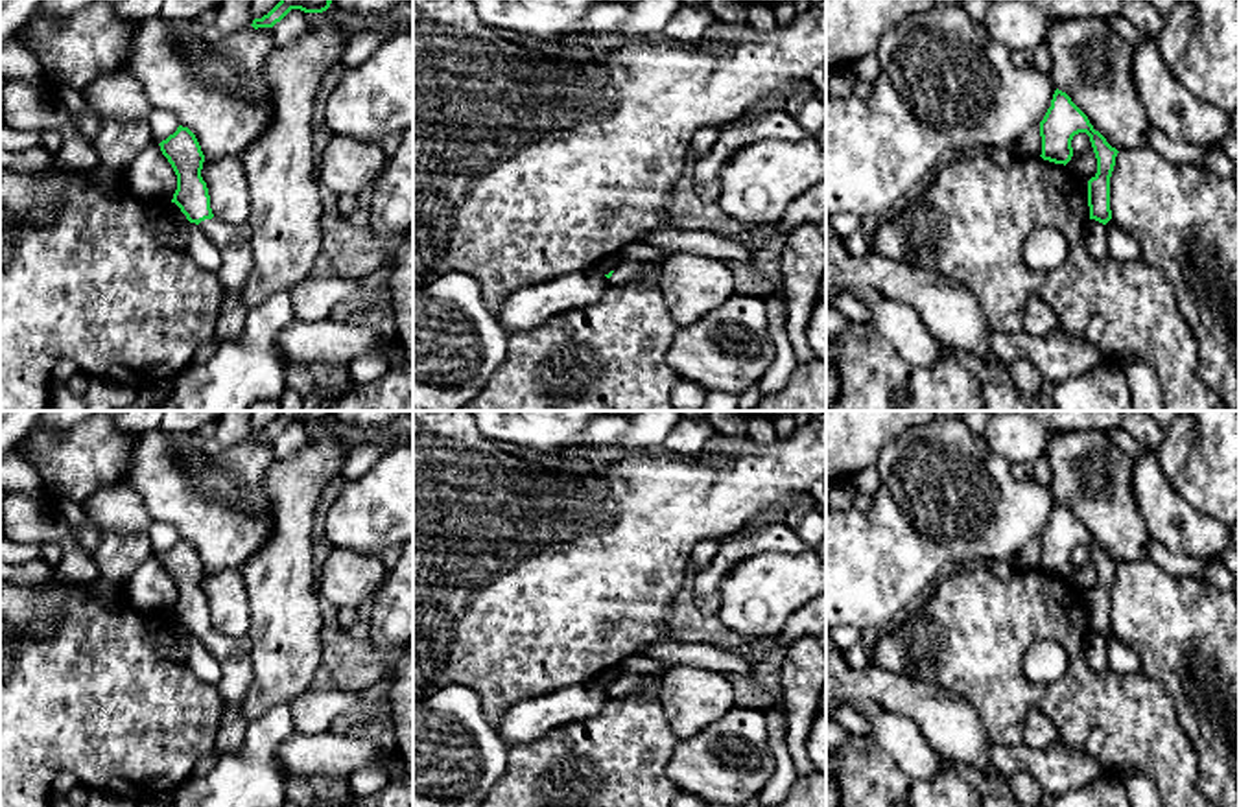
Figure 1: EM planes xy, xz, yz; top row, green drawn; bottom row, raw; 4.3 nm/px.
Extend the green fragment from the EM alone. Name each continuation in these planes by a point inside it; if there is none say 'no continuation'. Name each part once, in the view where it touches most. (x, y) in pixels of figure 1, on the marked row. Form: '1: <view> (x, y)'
1: xy (235, 242)

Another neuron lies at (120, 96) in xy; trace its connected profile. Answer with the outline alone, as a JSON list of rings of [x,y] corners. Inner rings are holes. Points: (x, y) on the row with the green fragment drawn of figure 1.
[[[114,72],[94,79],[81,92],[90,111],[100,118],[116,118],[118,122],[148,120],[153,105],[140,83],[129,74]]]

